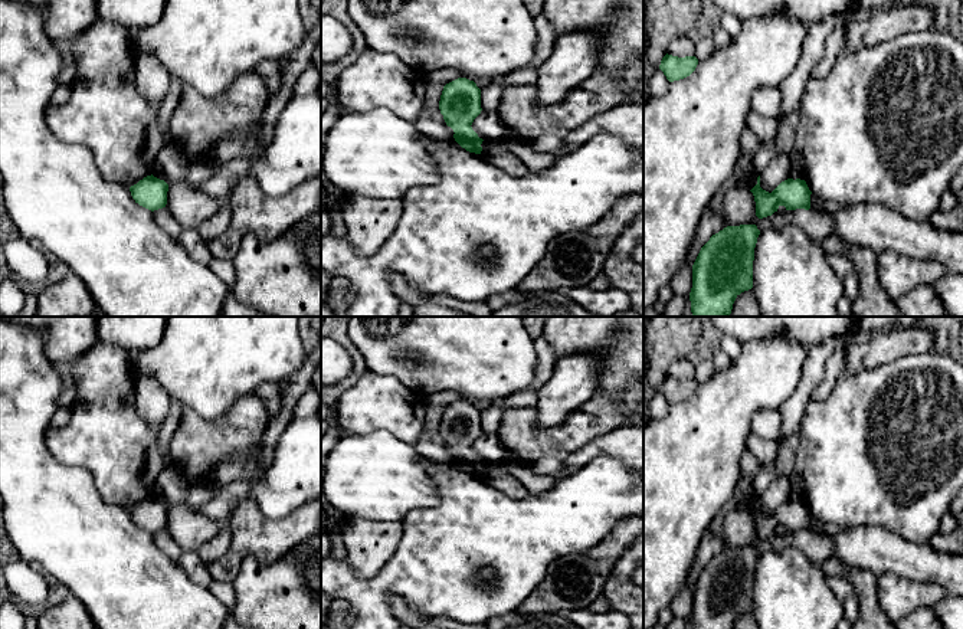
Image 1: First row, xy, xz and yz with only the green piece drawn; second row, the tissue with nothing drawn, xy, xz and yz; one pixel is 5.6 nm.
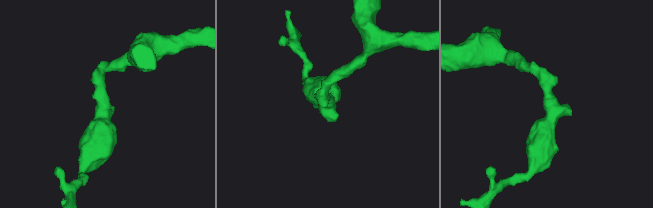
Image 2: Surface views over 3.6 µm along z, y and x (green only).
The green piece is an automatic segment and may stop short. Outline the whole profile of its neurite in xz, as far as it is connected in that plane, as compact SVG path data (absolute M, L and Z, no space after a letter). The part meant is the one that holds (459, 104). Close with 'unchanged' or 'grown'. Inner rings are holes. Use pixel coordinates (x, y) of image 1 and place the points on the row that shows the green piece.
M458 78L443 86L439 109L448 127L453 130L455 141L469 153L481 154L482 138L472 130L474 119L481 114L481 89L474 81Z; unchanged

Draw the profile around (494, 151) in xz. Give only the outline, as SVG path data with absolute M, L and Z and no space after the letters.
M484 140L481 147L482 151L479 155L505 173L510 173L512 176L524 176L530 171L528 166L524 164L520 157L512 154L507 148L505 142L497 140Z

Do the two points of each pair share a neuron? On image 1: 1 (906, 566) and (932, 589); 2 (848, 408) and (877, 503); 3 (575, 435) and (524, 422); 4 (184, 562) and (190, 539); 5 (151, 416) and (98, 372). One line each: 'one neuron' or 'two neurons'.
1: two neurons
2: one neuron
3: one neuron
4: two neurons
5: two neurons

